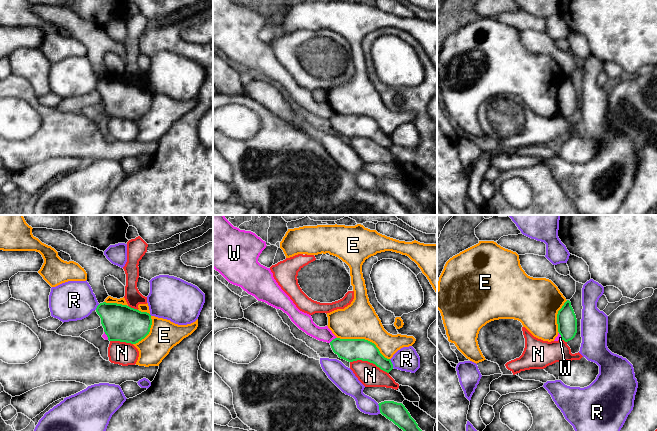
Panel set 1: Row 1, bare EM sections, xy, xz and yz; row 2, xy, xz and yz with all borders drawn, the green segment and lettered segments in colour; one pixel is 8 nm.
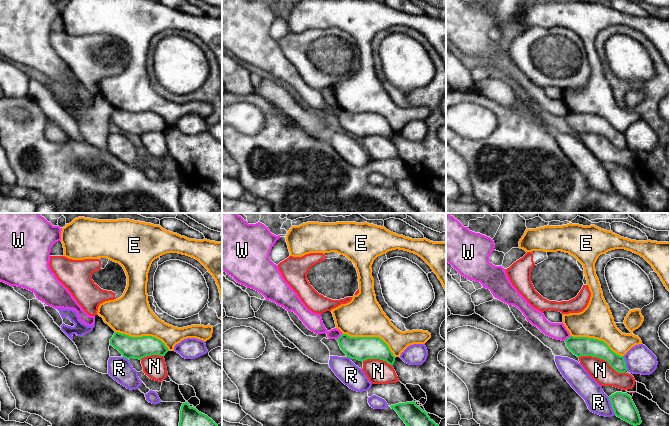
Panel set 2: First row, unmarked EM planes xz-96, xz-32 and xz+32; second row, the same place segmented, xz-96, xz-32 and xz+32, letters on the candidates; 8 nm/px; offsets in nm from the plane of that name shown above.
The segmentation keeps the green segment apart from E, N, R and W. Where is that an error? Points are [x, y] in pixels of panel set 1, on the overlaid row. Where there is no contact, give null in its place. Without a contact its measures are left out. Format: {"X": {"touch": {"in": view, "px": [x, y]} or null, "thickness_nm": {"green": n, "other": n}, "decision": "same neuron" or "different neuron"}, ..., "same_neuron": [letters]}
{"E": {"touch": {"in": "xz", "px": [364, 339]}, "thickness_nm": {"green": 180, "other": 300}, "decision": "different neuron"}, "N": {"touch": {"in": "xz", "px": [369, 361]}, "thickness_nm": {"green": 180, "other": 180}, "decision": "different neuron"}, "R": {"touch": {"in": "xz", "px": [391, 363]}, "thickness_nm": {"green": 170, "other": 190}, "decision": "different neuron"}, "W": {"touch": {"in": "xz", "px": [333, 339]}, "thickness_nm": {"green": 180, "other": 120}, "decision": "different neuron"}, "same_neuron": []}

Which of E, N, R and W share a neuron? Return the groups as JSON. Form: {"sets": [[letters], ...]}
{"sets": [["E"], ["N"], ["R"], ["W"]]}

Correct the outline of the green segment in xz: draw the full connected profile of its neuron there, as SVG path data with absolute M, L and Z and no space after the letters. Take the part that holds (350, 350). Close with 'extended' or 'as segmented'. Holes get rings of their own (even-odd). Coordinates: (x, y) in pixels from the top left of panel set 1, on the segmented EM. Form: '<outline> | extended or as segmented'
M335 338L330 345L339 358L348 362L368 361L387 373L393 369L391 360L385 358L376 345L368 340Z | as segmented

